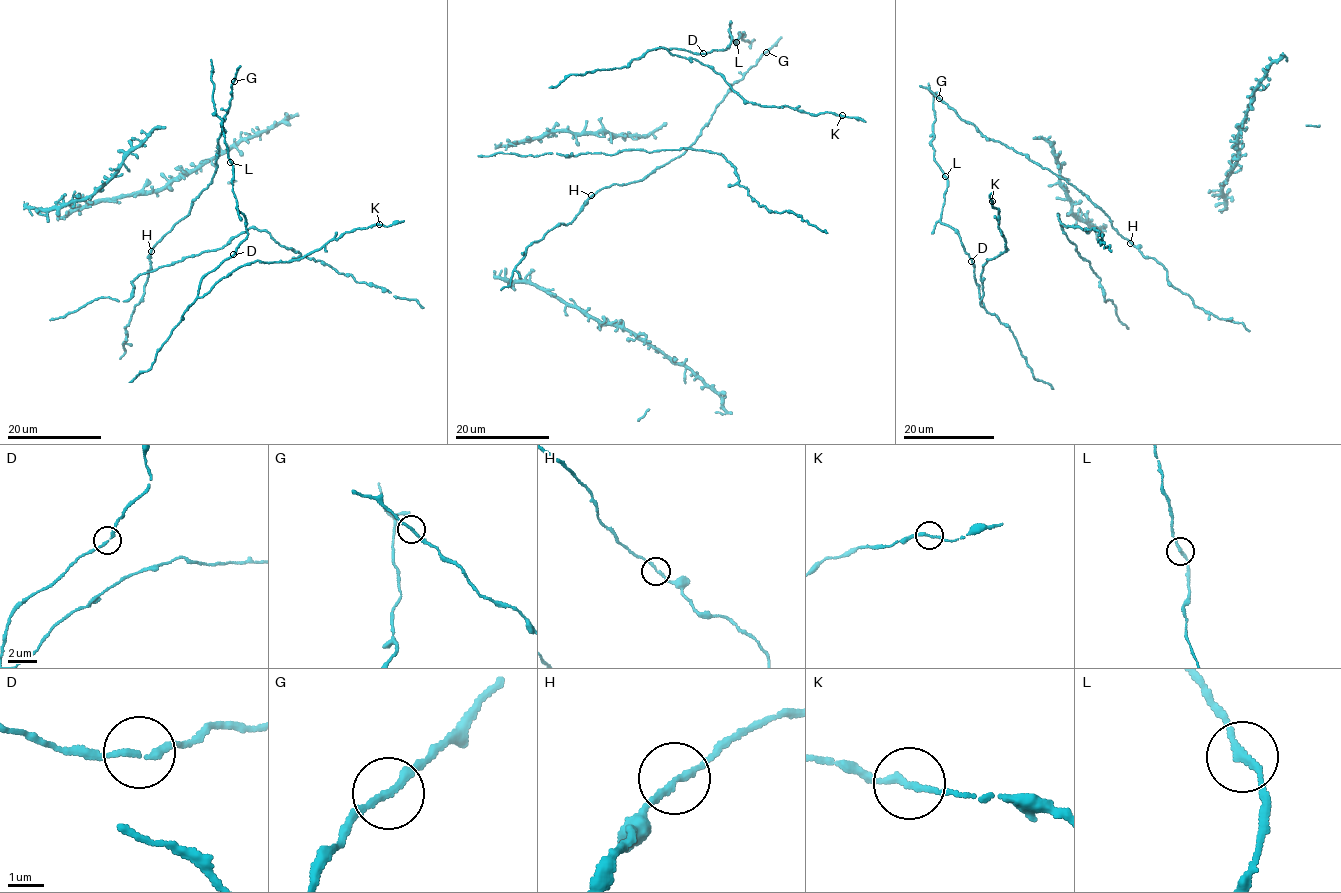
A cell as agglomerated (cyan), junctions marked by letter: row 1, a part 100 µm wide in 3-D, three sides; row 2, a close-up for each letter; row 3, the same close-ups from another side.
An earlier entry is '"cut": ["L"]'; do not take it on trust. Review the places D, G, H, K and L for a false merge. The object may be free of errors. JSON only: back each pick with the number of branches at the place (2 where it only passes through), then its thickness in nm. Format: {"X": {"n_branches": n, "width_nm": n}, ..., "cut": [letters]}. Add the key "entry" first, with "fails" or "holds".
{"entry": "fails", "cut": []}

